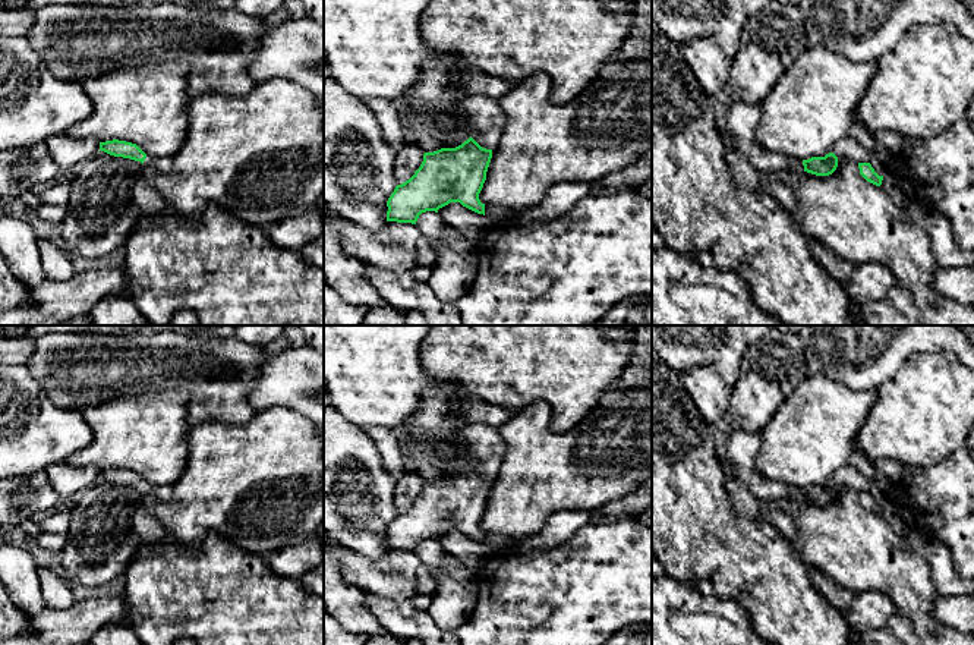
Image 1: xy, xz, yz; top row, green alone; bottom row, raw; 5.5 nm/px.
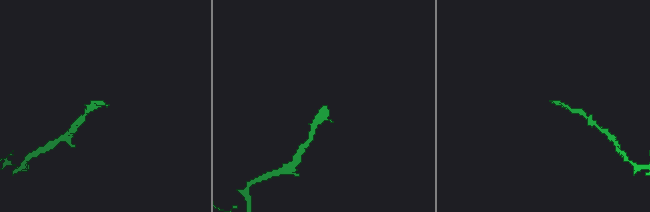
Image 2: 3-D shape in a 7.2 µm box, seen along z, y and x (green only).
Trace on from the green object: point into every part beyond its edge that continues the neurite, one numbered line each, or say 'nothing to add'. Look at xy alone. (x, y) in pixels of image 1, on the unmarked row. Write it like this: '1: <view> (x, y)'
1: xy (161, 493)

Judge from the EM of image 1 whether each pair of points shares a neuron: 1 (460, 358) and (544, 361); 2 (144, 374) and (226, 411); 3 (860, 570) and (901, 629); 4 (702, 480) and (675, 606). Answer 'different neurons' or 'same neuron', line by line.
1: same neuron
2: same neuron
3: different neurons
4: different neurons

